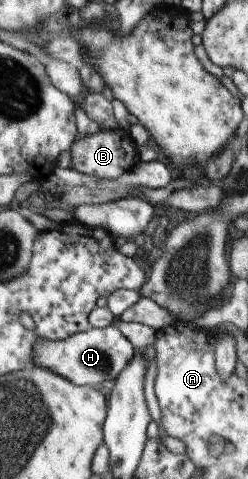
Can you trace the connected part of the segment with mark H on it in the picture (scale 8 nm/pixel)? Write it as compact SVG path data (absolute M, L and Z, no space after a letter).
M116 322L104 328L89 328L85 332L75 333L63 341L39 339L33 347L33 365L53 371L73 385L99 388L103 381L117 379L117 375L131 363L135 349L123 336Z

